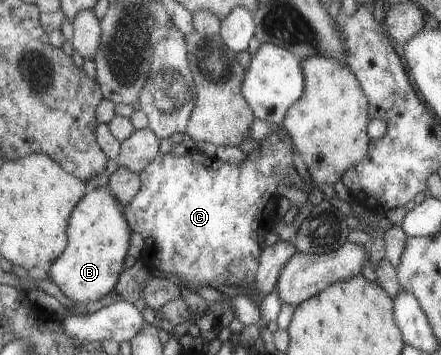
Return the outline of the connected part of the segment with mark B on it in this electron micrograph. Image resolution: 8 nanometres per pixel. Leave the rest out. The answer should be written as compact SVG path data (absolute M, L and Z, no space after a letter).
M104 186L90 189L72 210L67 248L54 263L48 264L48 278L72 302L83 304L100 300L119 282L133 232L124 218L123 207L115 193Z

